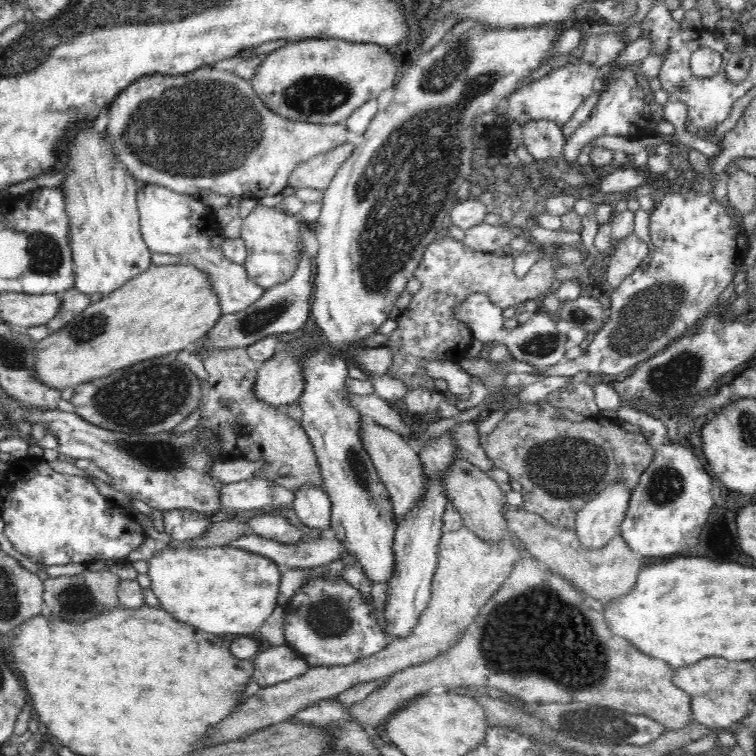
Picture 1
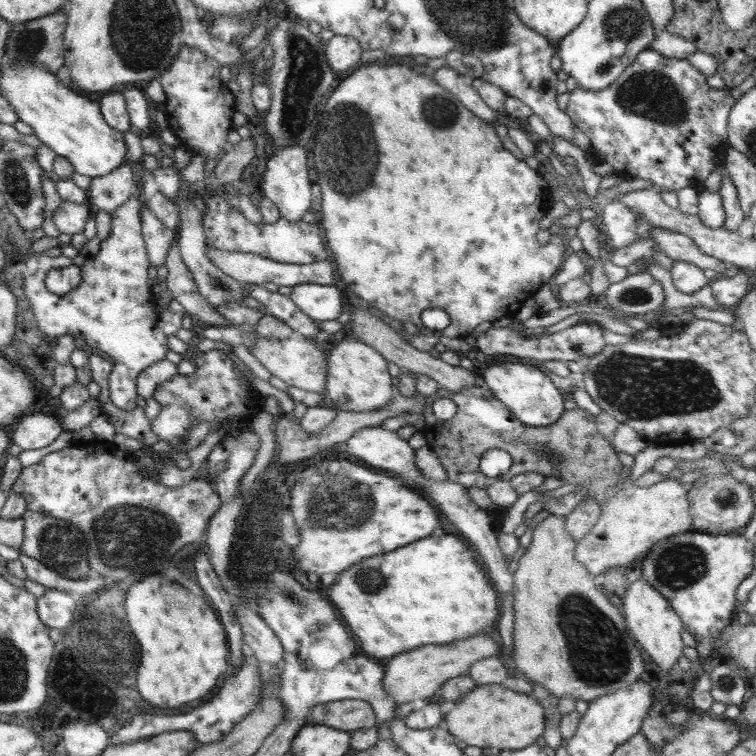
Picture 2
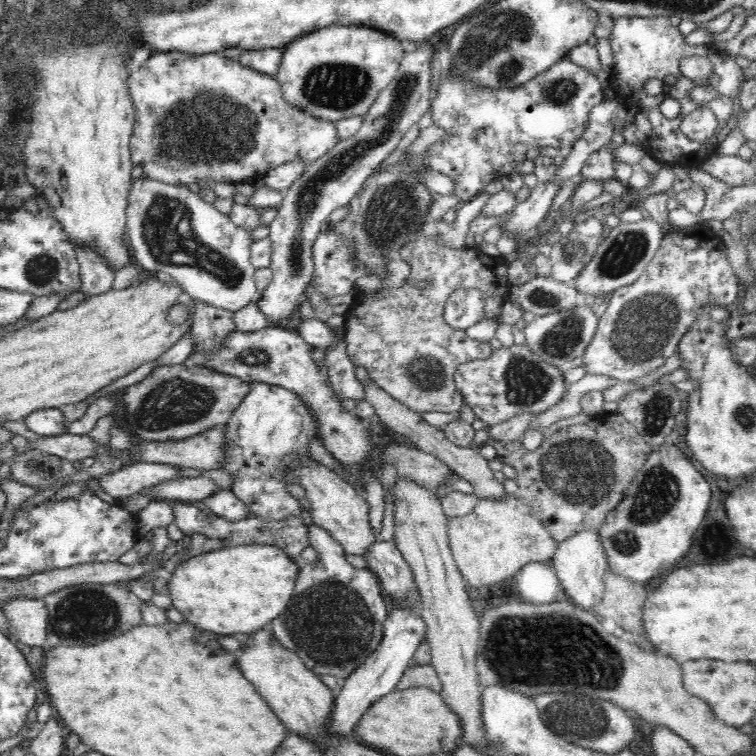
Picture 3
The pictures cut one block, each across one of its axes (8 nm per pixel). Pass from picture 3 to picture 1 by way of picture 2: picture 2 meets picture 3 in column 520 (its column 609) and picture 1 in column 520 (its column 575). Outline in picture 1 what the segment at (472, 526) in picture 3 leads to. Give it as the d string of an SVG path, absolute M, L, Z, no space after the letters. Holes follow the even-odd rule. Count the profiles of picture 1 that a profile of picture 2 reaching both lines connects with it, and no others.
M465 526L454 531L445 530L438 546L438 564L431 584L429 605L422 611L410 634L390 640L386 648L353 665L309 667L302 676L274 686L261 687L257 693L240 703L230 716L204 735L199 740L199 746L211 747L240 740L254 734L256 730L292 719L311 703L337 697L357 684L390 677L395 672L409 666L422 665L447 652L448 648L452 648L460 640L462 632L478 618L478 612L483 606L492 603L494 594L509 578L514 563L521 557L523 550L524 547L515 544L511 538L504 538L492 546Z

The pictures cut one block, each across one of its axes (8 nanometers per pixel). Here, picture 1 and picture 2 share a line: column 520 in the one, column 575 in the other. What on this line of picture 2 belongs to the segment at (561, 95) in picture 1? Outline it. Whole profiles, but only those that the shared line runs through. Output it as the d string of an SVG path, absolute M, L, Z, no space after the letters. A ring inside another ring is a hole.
M649 47L639 52L636 55L635 61L630 66L627 66L622 71L622 74L606 88L594 92L593 90L584 90L576 87L570 93L565 113L572 119L573 124L590 138L591 147L589 152L592 154L590 159L593 162L606 162L606 164L610 164L616 176L650 180L650 182L653 182L654 188L660 192L677 191L686 187L696 189L703 187L704 181L710 176L710 173L723 163L722 149L727 142L729 112L736 101L737 99L729 95L728 88L715 89L710 87L706 82L705 74L702 74L695 66L692 66L692 64L688 62L688 59L667 57Z

